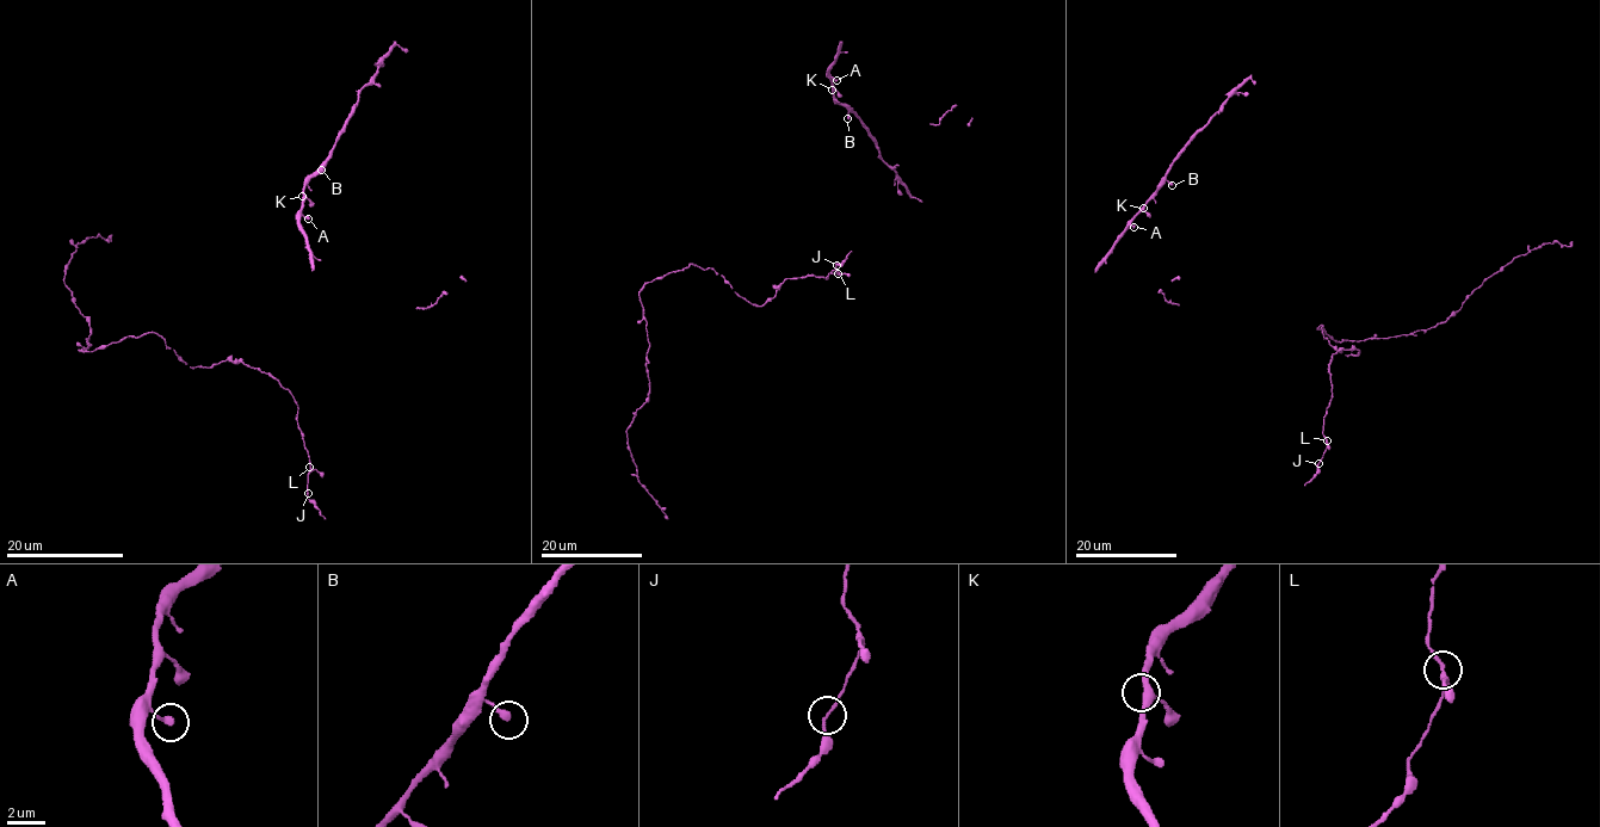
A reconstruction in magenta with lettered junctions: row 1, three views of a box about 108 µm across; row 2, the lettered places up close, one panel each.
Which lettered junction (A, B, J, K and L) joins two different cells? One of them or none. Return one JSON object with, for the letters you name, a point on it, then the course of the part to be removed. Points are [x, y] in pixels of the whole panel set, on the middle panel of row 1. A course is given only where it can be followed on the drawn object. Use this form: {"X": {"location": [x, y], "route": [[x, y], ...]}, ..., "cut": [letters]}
{"cut": []}

